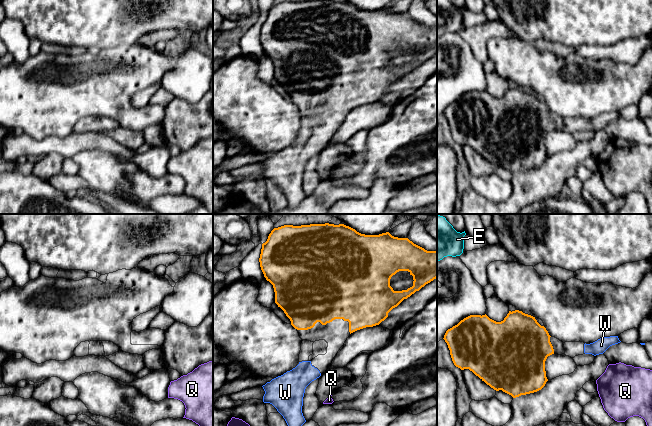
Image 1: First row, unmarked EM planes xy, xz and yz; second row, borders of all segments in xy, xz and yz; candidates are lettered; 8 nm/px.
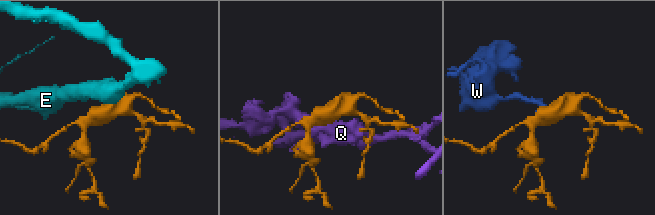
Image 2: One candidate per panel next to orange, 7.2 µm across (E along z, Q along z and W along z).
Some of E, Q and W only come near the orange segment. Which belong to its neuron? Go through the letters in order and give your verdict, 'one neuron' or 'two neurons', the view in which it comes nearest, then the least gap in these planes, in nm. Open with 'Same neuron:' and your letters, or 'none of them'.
Same neuron: W
E: two neurons; view yz; gap 480 nm
Q: two neurons; view yz; gap 400 nm
W: one neuron; view yz; gap 240 nm

